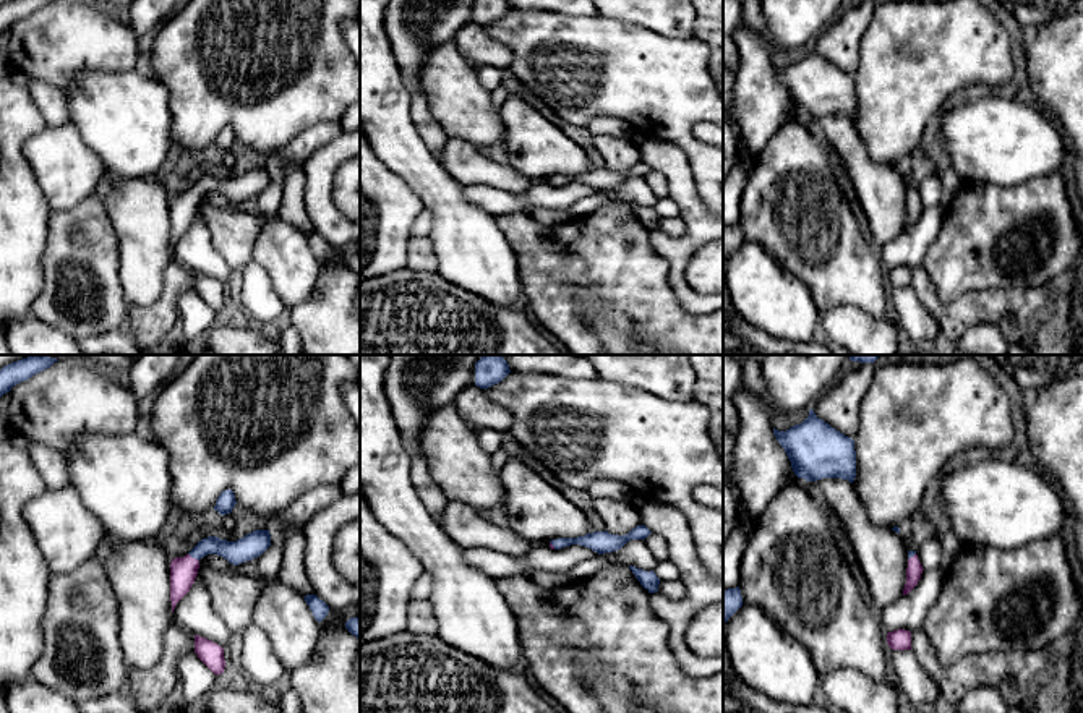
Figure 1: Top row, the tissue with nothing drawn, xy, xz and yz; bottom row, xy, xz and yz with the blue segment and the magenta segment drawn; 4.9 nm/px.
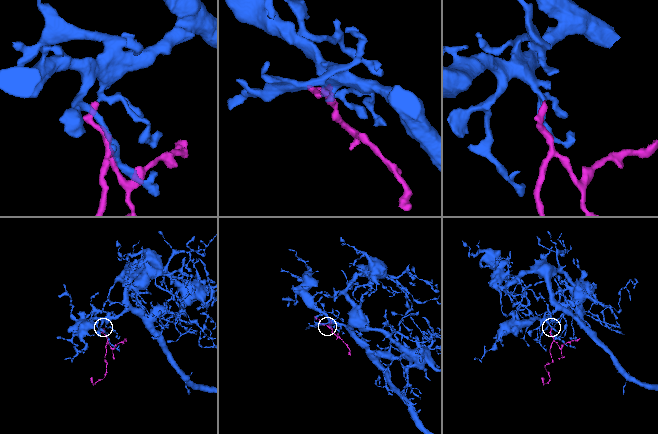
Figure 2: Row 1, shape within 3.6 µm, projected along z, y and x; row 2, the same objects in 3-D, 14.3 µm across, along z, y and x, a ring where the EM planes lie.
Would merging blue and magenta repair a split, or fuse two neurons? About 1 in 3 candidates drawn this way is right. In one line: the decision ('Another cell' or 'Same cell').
Same cell

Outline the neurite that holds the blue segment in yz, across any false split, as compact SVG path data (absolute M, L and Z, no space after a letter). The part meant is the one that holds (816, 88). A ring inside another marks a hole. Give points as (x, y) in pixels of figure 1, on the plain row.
M814 47L809 53L786 68L773 65L773 71L785 86L798 115L817 118L856 115L854 78L820 57Z

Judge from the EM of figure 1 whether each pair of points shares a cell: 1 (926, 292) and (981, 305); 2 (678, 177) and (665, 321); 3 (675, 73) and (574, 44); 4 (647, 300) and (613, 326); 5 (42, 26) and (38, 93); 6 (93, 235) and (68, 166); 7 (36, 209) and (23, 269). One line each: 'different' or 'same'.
1: same
2: different
3: same
4: different
5: different
6: different
7: same

